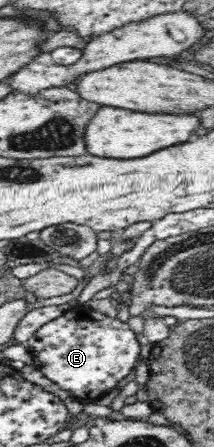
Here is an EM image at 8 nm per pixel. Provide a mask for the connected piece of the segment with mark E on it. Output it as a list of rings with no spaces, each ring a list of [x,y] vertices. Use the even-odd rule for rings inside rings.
[[[84,306],[42,324],[25,344],[34,352],[33,366],[83,404],[94,404],[126,378],[138,362],[141,347],[126,321]]]

